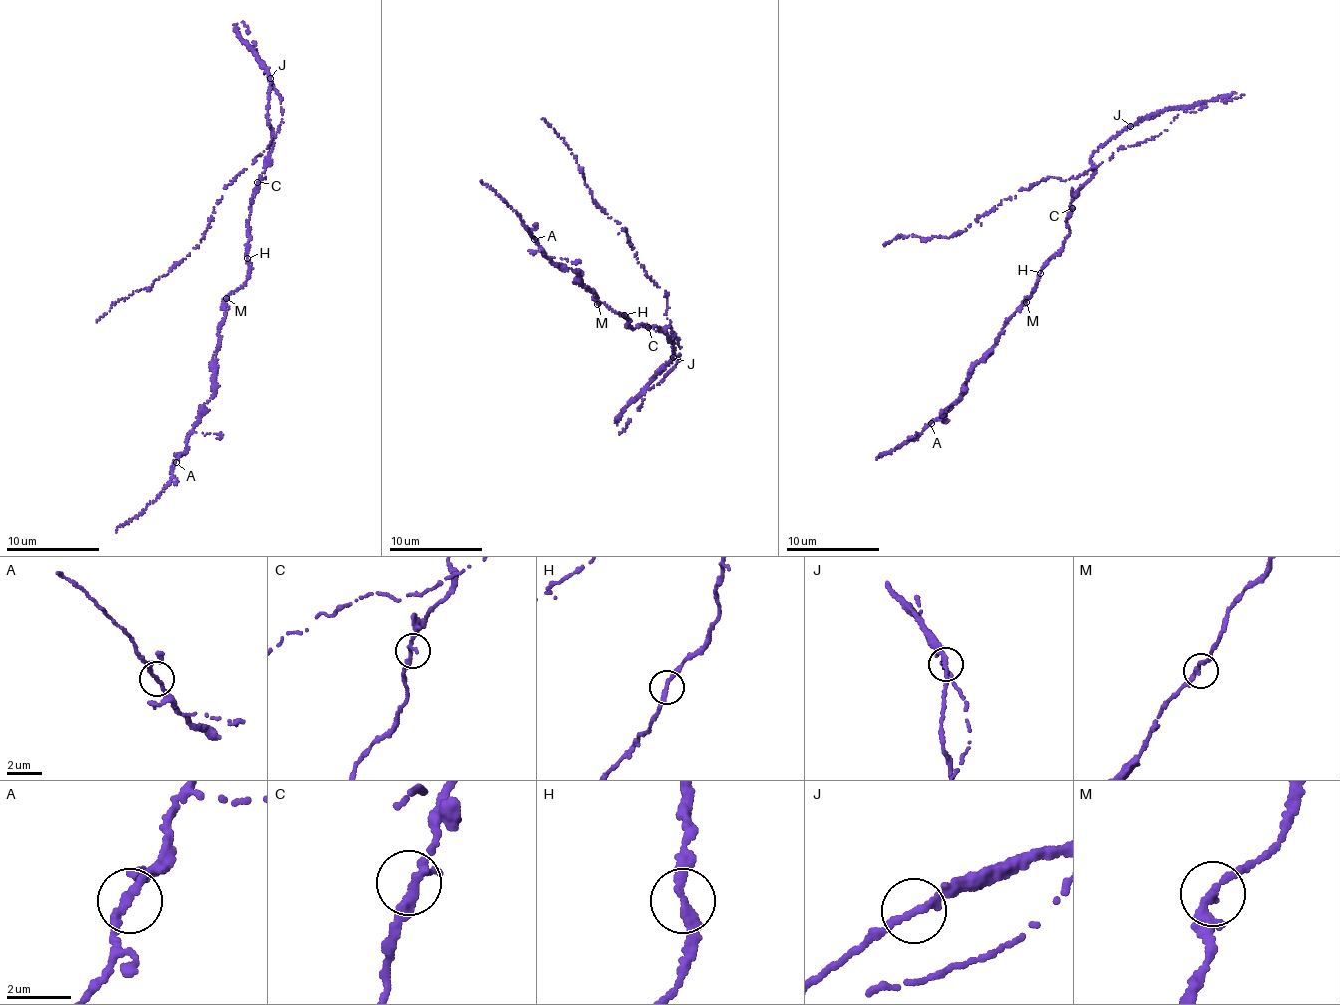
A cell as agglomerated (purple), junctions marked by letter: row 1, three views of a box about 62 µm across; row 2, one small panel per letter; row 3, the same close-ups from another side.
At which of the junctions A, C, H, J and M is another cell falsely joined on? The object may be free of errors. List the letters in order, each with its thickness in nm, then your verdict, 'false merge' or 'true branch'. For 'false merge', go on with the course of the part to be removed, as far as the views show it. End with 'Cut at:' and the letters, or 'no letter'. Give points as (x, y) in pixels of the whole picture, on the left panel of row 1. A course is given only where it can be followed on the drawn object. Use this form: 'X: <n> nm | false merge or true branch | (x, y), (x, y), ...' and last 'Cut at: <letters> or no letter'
A: 260 nm | true branch
C: 280 nm | true branch
H: 260 nm | true branch
J: 240 nm | false merge | (270, 77), (255, 52), (281, 100), (282, 115), (262, 155), (224, 188), (199, 245), (97, 322)
M: 260 nm | true branch
Cut at: J

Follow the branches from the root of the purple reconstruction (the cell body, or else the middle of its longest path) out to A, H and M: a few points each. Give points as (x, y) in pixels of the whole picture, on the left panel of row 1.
A: (255, 187), (247, 232), (248, 277), (225, 298), (225, 318), (212, 368), (214, 392), (176, 462)
H: (255, 187), (247, 232), (247, 258)
M: (255, 187), (247, 232), (248, 277), (226, 298)

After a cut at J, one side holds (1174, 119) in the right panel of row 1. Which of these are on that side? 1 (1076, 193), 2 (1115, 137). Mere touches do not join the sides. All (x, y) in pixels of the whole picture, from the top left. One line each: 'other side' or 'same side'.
1: other side
2: other side

